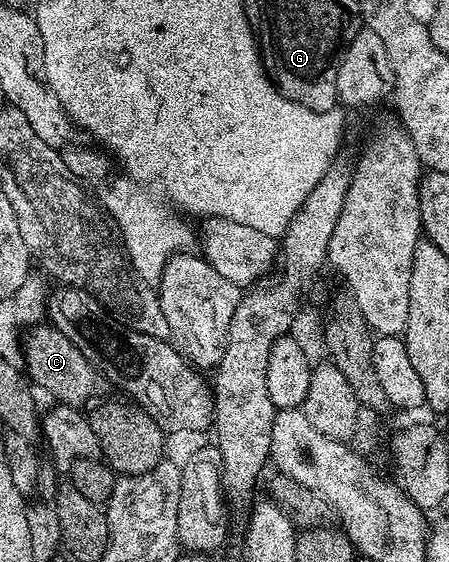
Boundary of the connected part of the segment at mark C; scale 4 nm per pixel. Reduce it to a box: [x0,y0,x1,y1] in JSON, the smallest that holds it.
[22,324,102,409]

